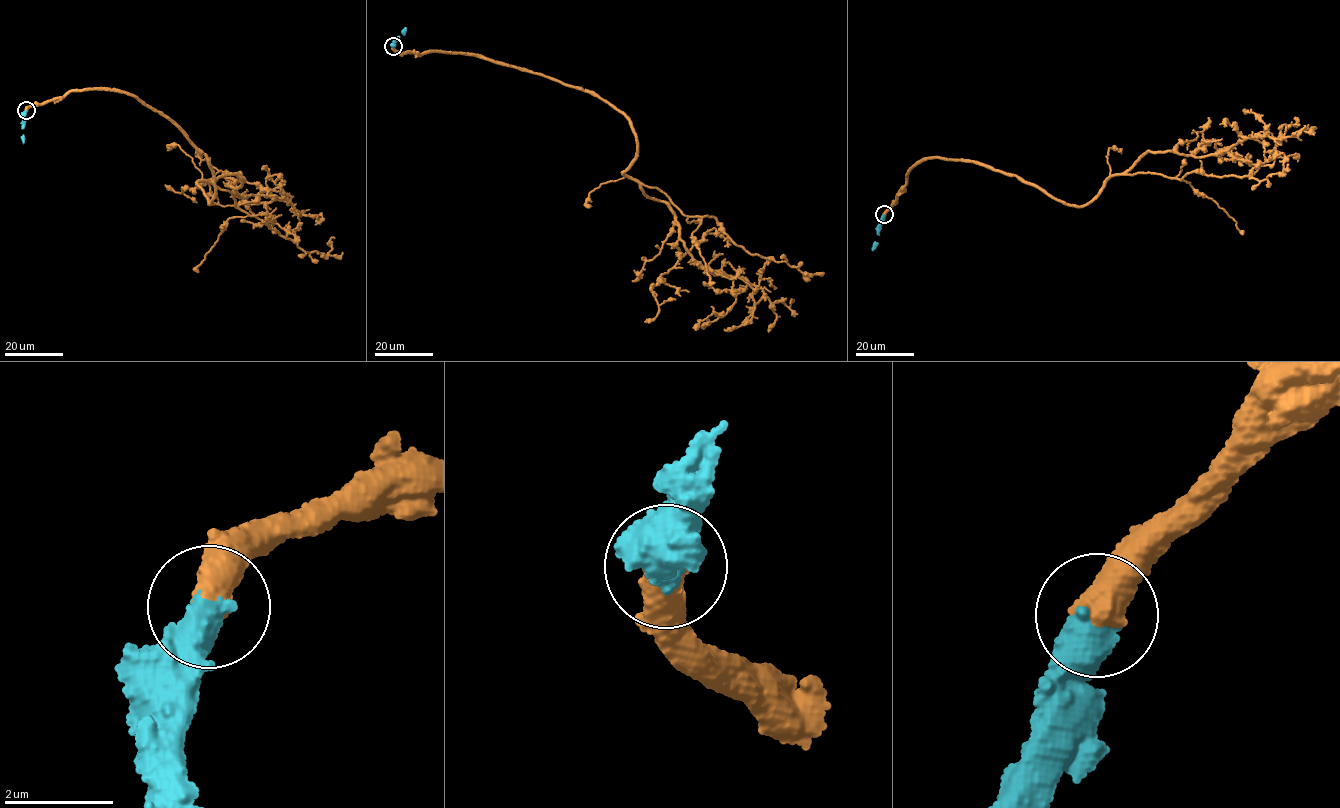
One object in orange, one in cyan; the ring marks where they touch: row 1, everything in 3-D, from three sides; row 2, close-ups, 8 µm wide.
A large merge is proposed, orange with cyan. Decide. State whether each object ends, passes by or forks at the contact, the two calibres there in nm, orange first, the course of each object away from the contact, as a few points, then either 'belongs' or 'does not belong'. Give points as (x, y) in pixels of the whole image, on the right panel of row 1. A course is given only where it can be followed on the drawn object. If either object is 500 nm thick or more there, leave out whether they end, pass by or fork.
calibres 600 and 650 nm; course orange (884, 214), (911, 168), (934, 156), (976, 161), (1077, 206), (1151, 150), (1216, 154), (1268, 133), (1279, 153); course cyan (884, 214), (872, 250); belongs

